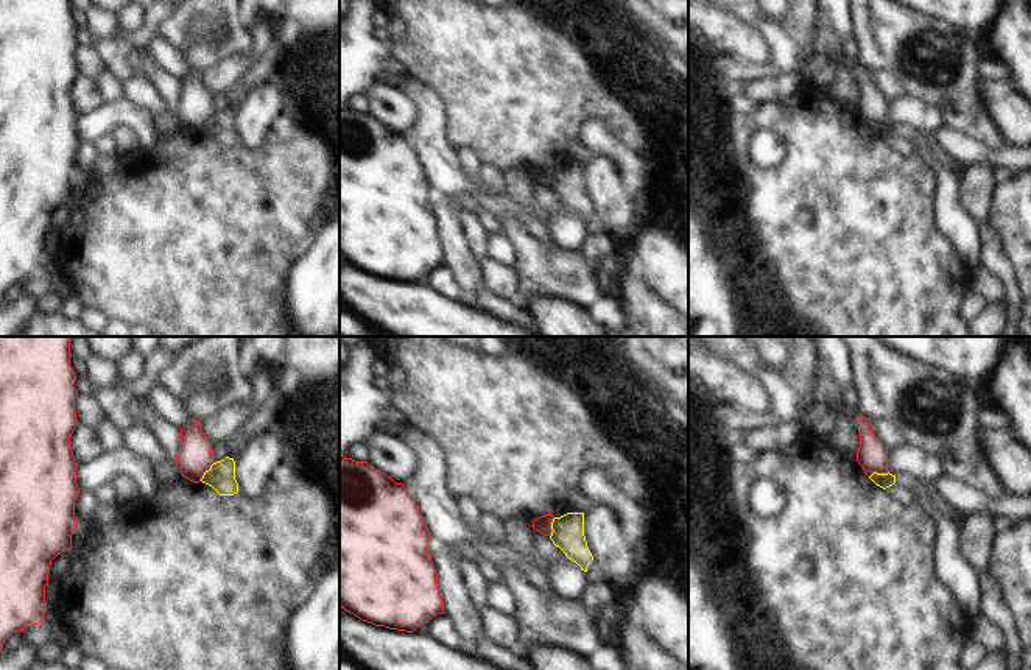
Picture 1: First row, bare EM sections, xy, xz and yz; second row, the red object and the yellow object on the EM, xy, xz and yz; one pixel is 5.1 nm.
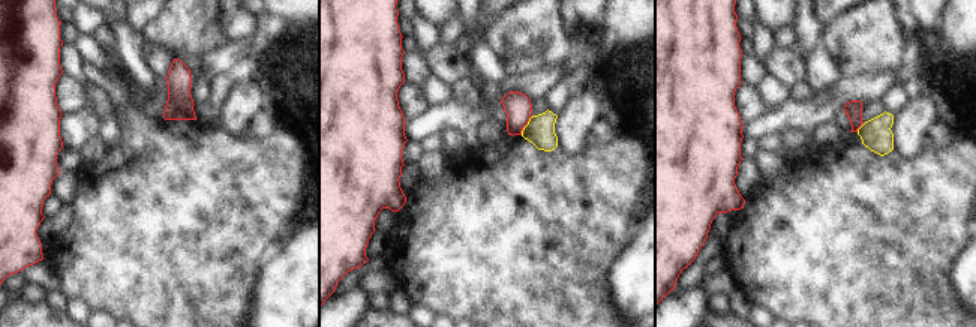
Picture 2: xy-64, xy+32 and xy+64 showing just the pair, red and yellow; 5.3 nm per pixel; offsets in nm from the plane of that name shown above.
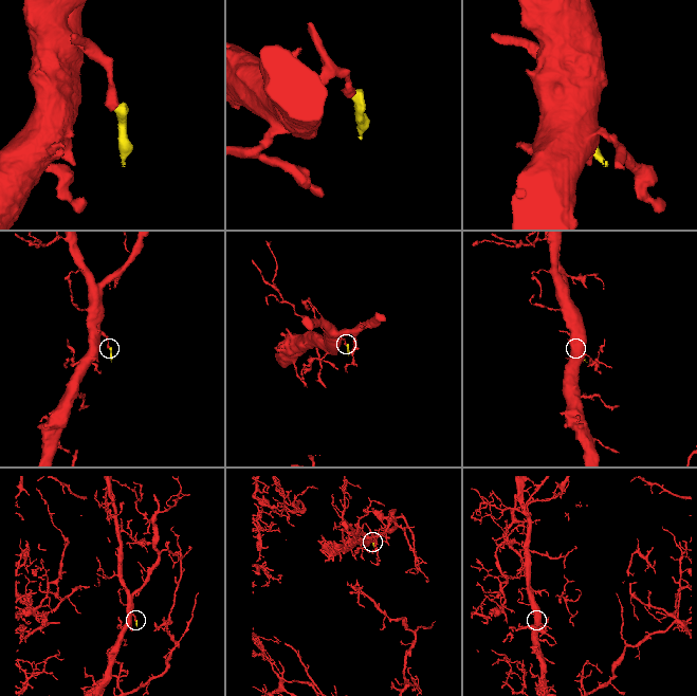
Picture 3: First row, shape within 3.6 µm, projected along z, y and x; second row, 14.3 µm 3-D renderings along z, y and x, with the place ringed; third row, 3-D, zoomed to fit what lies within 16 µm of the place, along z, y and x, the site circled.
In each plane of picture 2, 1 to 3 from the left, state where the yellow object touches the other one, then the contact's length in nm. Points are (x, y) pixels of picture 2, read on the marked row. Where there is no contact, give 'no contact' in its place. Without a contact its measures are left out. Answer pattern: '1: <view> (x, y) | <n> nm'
1: no contact
2: xy+32 (525, 125) | 110 nm
3: xy+64 (859, 126) | 60 nm

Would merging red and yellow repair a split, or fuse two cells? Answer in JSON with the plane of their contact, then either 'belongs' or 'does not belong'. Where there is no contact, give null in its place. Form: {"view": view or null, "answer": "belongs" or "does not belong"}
{"view": "xy", "answer": "does not belong"}

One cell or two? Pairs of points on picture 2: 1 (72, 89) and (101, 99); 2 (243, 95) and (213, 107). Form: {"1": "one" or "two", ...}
{"1": "two", "2": "two"}

